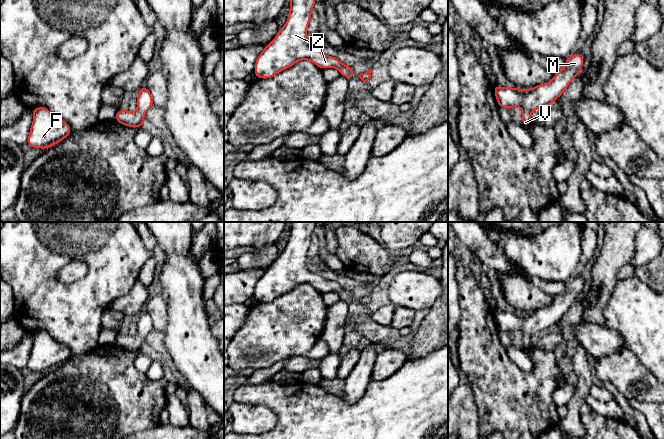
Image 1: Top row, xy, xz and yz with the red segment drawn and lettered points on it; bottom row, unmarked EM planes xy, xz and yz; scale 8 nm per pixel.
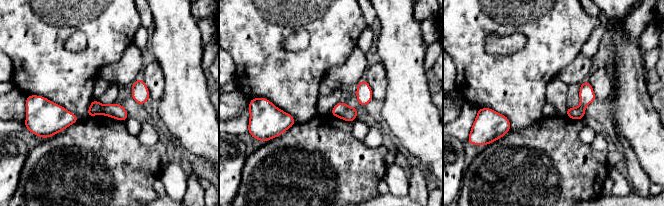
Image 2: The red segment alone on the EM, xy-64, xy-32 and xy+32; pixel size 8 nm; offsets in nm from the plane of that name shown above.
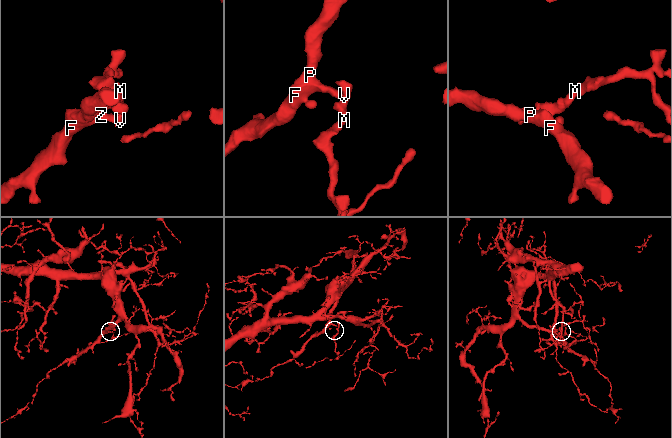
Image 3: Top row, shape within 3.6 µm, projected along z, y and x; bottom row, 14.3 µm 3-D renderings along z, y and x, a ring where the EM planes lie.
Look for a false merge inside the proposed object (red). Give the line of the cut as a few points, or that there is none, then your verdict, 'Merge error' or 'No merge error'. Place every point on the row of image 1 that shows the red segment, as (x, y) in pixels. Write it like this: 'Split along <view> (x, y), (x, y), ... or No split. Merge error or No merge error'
No split. No merge error

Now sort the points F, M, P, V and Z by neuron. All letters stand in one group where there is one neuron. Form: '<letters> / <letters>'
F M P V Z

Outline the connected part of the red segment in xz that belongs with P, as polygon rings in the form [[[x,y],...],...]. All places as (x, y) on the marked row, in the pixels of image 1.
[[[290,0],[290,11],[285,25],[256,59],[253,74],[257,78],[272,78],[300,60],[309,60],[321,69],[337,68],[348,79],[355,77],[352,67],[320,52],[316,45],[307,42],[307,28],[315,1]]]

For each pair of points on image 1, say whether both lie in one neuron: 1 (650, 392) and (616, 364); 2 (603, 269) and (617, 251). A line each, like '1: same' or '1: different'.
1: same
2: same

